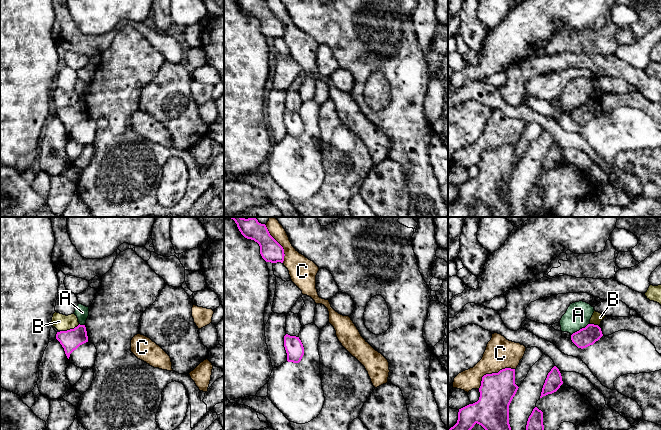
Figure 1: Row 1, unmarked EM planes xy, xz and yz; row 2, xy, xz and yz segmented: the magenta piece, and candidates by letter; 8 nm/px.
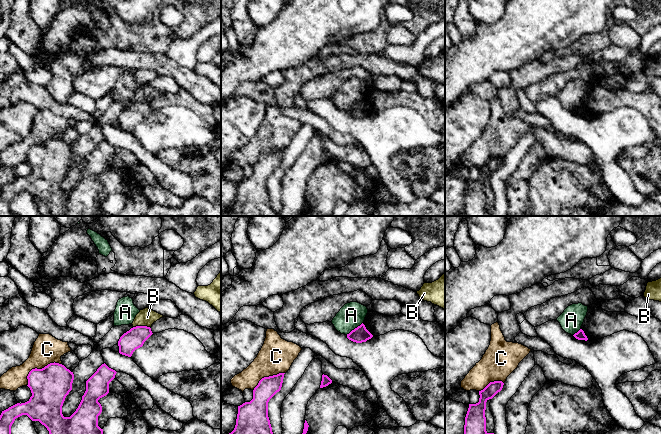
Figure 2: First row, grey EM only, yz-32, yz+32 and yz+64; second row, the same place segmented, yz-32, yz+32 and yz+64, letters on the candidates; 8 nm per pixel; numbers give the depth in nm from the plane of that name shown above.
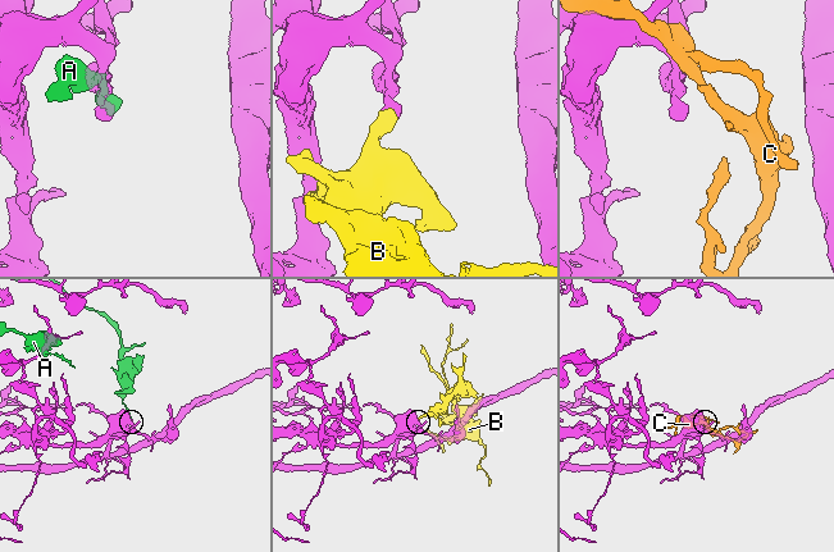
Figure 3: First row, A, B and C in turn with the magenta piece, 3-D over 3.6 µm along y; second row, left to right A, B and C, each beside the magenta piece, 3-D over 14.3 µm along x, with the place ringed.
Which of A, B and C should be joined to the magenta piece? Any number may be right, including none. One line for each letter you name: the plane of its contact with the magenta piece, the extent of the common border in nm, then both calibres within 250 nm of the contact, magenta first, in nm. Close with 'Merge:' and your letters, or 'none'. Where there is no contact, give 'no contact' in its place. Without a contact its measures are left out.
Merge: none

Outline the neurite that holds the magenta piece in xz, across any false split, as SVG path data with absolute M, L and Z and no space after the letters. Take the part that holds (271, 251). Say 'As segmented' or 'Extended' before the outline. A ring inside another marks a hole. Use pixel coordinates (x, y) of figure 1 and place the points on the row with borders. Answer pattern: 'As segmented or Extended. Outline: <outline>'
As segmented. Outline: M224 217L231 218L237 224L241 234L254 240L260 246L260 254L266 262L277 263L284 261L283 247L270 235L265 224L261 224L255 217L248 219L242 217Z

